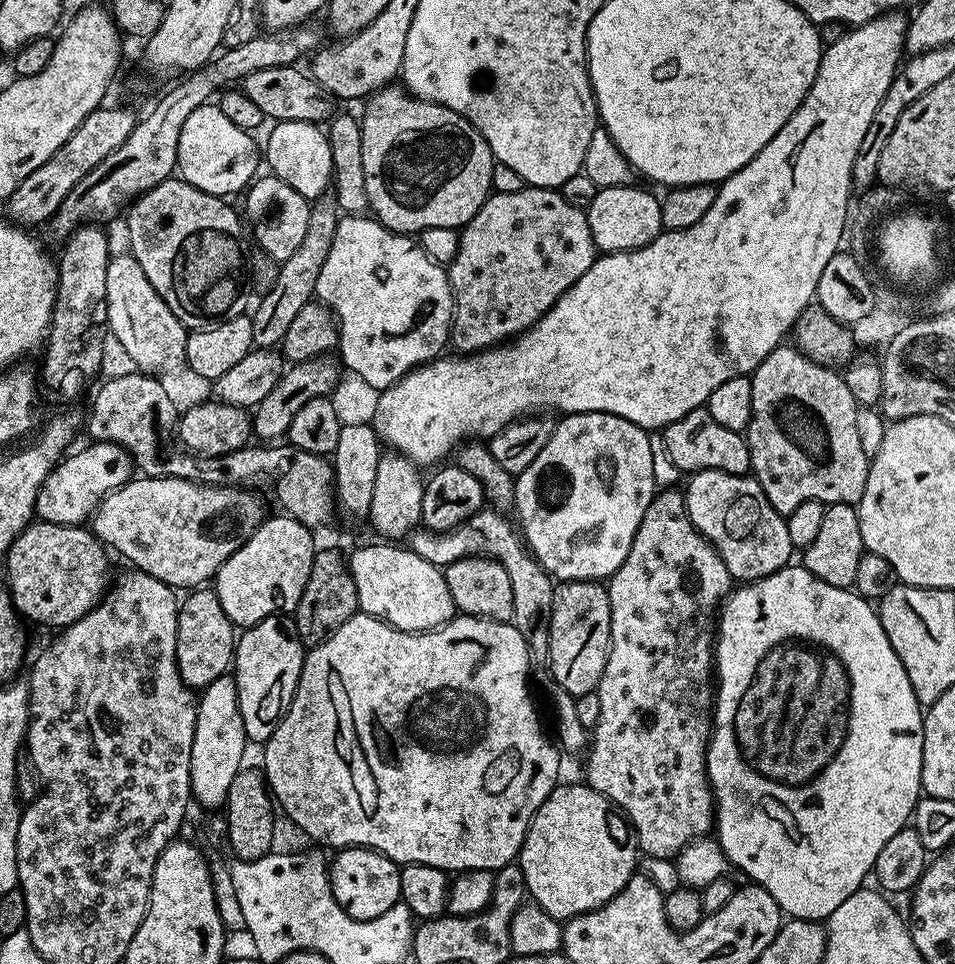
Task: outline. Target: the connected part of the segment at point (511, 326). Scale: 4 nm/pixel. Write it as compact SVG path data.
M525 186L513 192L493 191L489 195L488 201L478 210L478 214L474 214L474 218L470 218L470 222L464 225L460 232L460 245L456 251L456 257L452 259L451 264L447 265L446 268L448 281L454 293L452 331L450 333L451 347L456 347L453 349L457 353L471 354L473 352L482 352L486 348L497 347L519 336L527 328L538 323L552 309L554 302L558 302L558 298L562 294L566 294L566 290L570 290L570 286L574 286L574 282L578 282L578 278L582 278L582 274L586 274L586 270L590 270L590 266L596 261L597 255L598 249L594 238L590 234L590 222L588 221L587 211L578 206L572 206L570 202L566 202L566 198L563 197L560 190Z

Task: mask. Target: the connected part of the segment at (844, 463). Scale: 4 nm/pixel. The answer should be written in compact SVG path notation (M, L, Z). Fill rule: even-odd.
M781 346L753 370L750 379L750 422L746 429L750 472L762 486L770 506L786 518L798 510L802 502L811 500L825 506L859 505L866 490L870 457L862 450L862 441L858 439L858 405L843 375L835 367L814 362L795 346Z

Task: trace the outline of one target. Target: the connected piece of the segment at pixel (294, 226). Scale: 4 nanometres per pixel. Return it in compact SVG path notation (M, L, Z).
M271 174L262 176L253 179L247 189L246 195L243 197L245 200L242 212L246 220L246 215L248 215L248 220L252 223L252 232L256 235L257 242L260 243L257 244L259 251L265 252L267 256L274 258L277 262L283 262L286 258L290 258L290 254L294 254L294 250L298 250L298 246L302 246L302 238L306 238L306 225L310 222L312 205L306 197L298 194L298 190L294 190L294 186L286 186L286 182L282 182Z

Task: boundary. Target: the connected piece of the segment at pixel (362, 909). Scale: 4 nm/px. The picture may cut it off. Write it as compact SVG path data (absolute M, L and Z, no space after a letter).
M342 848L331 857L328 864L328 881L332 884L332 893L350 914L350 918L355 920L373 920L390 906L401 903L400 899L400 869L401 865L391 860L388 856L383 856L380 852L375 852L373 848Z

